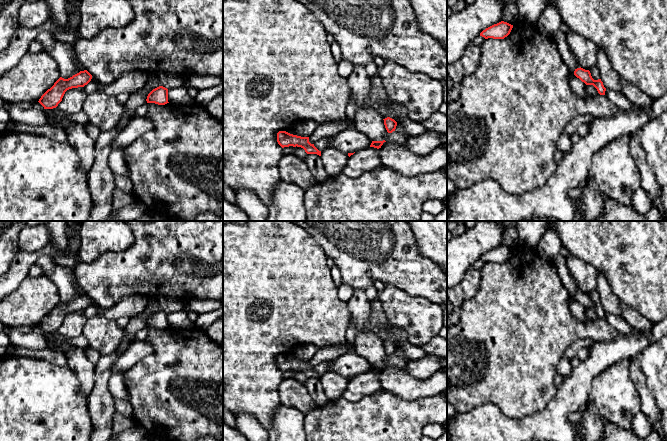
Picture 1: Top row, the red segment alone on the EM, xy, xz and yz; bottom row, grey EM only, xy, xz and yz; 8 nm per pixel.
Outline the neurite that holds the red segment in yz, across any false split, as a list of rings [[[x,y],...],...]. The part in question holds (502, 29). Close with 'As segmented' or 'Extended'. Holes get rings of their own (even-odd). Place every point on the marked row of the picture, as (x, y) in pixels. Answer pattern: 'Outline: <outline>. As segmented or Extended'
Outline: [[[501,21],[483,30],[480,33],[480,36],[484,37],[485,39],[488,39],[488,38],[504,39],[510,34],[512,28],[513,28],[513,25],[507,22]]]. As segmented

